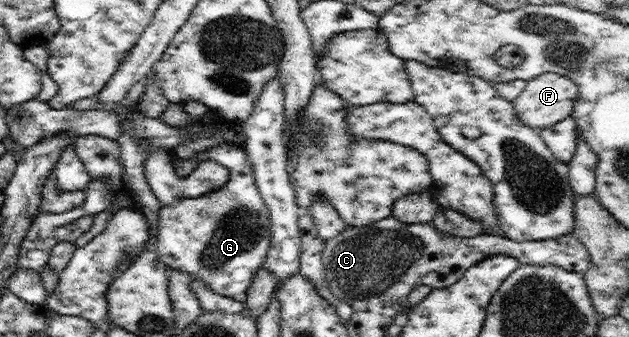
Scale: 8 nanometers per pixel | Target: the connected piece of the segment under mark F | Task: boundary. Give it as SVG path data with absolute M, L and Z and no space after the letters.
M546 72L527 82L525 89L513 101L516 115L526 126L536 130L550 127L570 117L578 100L578 84L574 80L554 72Z

